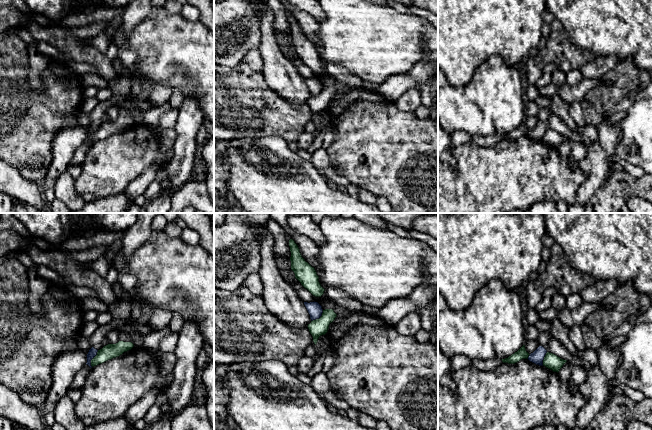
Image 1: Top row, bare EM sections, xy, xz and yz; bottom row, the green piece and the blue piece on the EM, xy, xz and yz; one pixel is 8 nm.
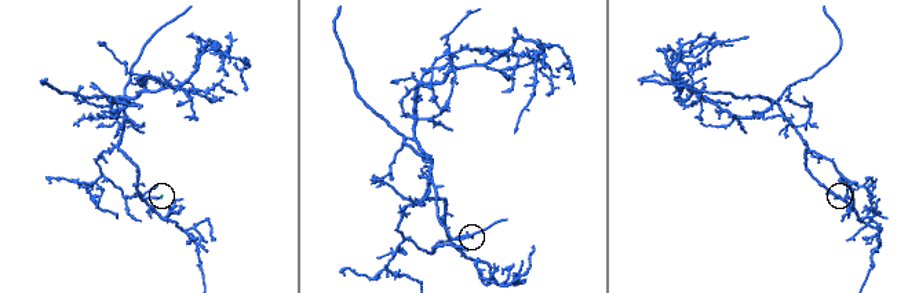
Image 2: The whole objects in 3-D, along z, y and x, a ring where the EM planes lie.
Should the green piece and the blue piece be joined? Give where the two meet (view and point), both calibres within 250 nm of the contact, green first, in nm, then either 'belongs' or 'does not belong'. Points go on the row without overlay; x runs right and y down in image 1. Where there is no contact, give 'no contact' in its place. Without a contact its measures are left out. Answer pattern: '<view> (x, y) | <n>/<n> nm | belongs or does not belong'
xy (93, 134) | 120/70 nm | does not belong

